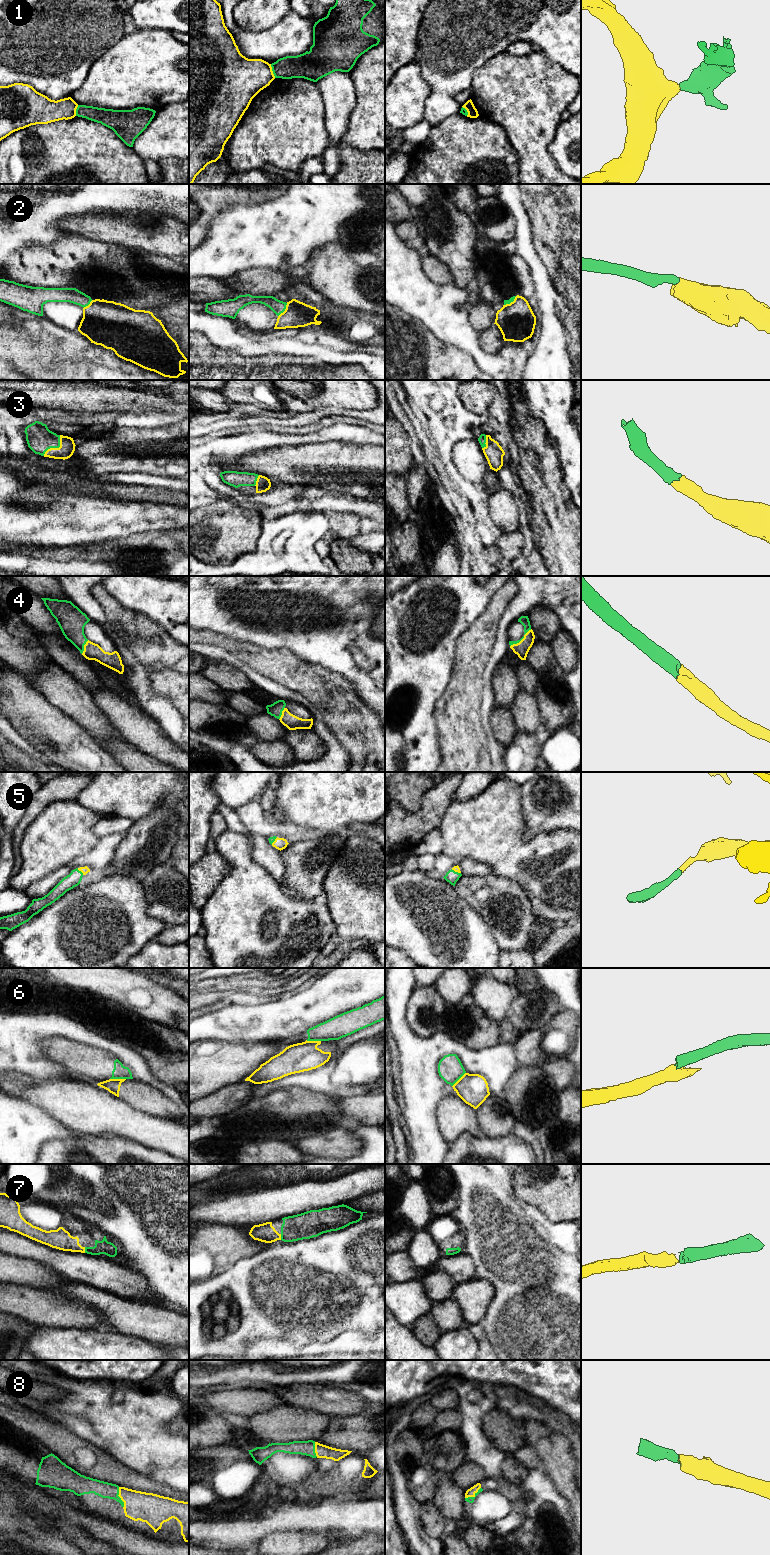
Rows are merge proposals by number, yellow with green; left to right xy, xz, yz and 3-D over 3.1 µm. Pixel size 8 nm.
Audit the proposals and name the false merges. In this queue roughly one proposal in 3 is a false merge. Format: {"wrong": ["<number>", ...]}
{"wrong": ["1", "6"]}

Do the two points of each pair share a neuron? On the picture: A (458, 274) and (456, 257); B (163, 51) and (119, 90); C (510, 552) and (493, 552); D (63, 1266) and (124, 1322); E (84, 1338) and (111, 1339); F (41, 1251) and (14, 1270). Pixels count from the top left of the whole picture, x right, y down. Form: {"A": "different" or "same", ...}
{"A": "same", "B": "same", "C": "different", "D": "different", "E": "same", "F": "different"}

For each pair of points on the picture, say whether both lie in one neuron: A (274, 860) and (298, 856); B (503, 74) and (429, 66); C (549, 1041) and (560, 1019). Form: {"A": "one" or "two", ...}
{"A": "two", "B": "two", "C": "one"}

